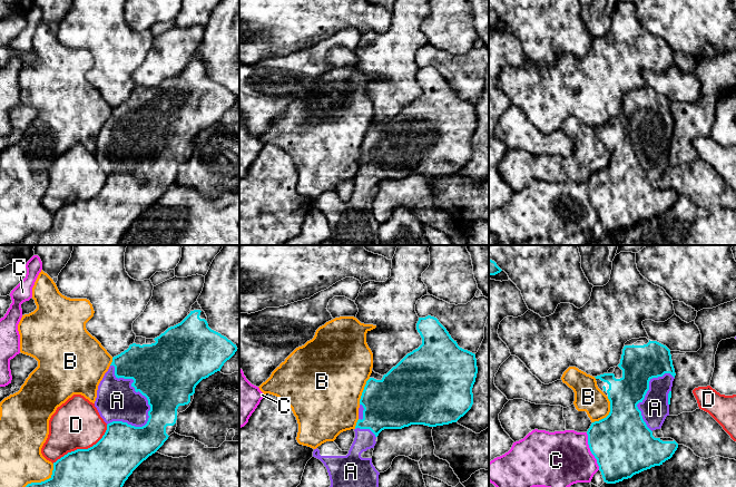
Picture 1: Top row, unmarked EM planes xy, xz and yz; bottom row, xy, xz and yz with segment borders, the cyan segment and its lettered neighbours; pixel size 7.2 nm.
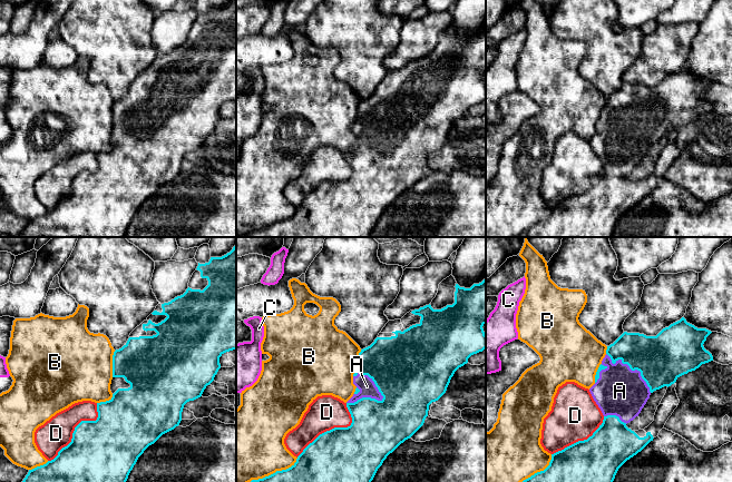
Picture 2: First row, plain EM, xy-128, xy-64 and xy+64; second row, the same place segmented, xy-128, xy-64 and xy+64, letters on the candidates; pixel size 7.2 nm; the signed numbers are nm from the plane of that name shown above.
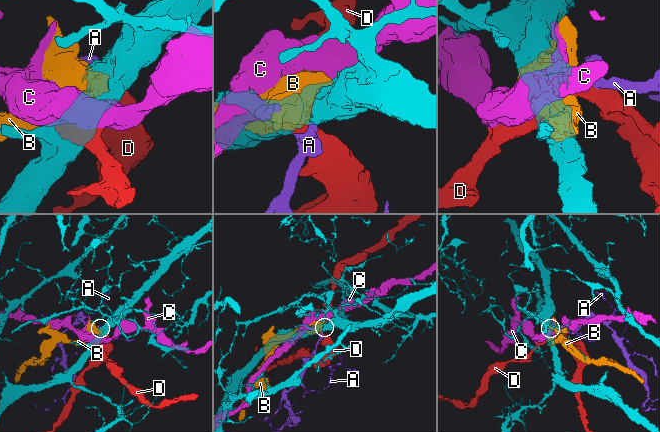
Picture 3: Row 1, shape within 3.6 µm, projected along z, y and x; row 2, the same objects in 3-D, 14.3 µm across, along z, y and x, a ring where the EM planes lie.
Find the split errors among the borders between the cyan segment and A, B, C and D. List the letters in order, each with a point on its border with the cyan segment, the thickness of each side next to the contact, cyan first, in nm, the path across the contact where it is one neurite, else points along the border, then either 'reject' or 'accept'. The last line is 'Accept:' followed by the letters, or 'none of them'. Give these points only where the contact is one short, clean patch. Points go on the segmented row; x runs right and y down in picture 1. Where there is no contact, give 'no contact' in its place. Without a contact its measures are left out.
A: meets cyan in xy at (135, 390); 440 nm thick on the cyan side, 300 nm on the other; accept
B: meets cyan in yz at (609, 414); 440 nm thick on the cyan side, 200 nm on the other; reject
C: meets cyan in yz at (590, 450); 440 nm thick on the cyan side, 400 nm on the other; reject
D: meets cyan in xy at (82, 449); 340 nm thick on the cyan side, 360 nm on the other; reject
Accept: A

